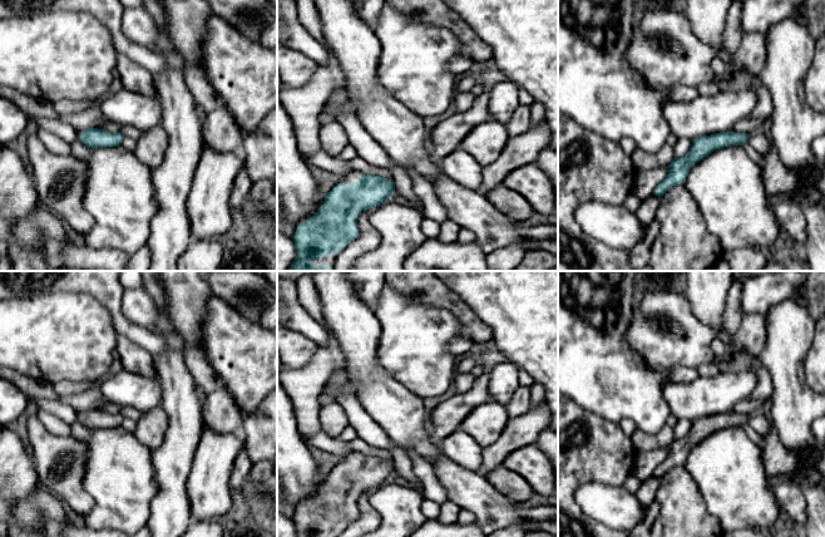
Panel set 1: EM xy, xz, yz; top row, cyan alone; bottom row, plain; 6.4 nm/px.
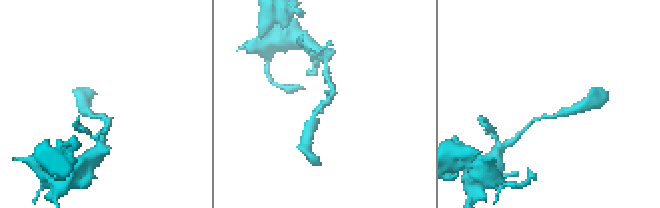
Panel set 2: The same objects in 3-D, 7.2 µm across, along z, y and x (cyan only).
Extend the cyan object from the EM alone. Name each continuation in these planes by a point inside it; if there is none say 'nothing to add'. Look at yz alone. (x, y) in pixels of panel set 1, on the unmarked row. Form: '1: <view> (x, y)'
nothing to add

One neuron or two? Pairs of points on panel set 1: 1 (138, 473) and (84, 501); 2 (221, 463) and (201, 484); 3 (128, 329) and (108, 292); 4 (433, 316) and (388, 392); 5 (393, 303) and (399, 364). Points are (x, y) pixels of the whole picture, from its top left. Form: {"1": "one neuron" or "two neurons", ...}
{"1": "two neurons", "2": "one neuron", "3": "one neuron", "4": "two neurons", "5": "one neuron"}

